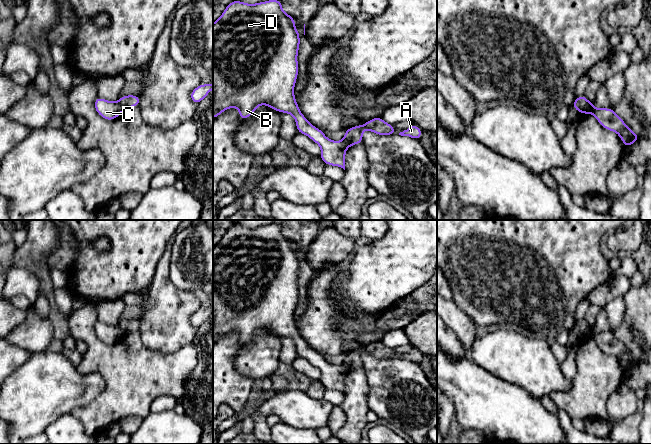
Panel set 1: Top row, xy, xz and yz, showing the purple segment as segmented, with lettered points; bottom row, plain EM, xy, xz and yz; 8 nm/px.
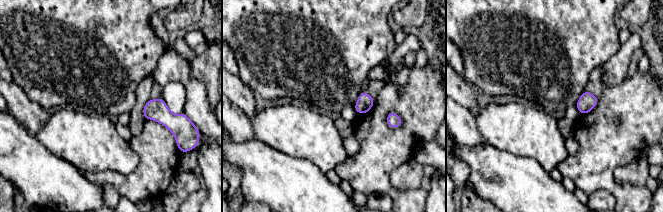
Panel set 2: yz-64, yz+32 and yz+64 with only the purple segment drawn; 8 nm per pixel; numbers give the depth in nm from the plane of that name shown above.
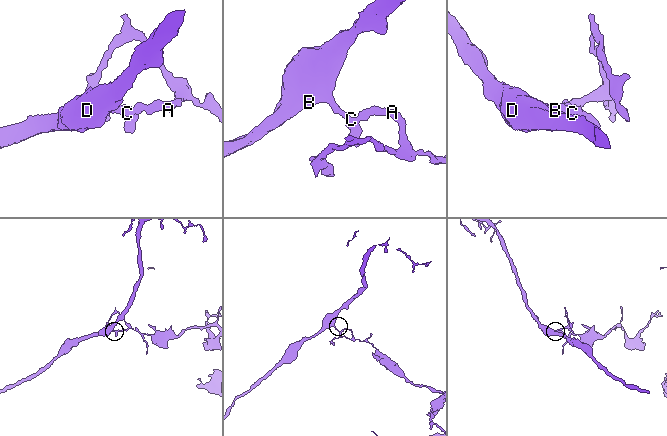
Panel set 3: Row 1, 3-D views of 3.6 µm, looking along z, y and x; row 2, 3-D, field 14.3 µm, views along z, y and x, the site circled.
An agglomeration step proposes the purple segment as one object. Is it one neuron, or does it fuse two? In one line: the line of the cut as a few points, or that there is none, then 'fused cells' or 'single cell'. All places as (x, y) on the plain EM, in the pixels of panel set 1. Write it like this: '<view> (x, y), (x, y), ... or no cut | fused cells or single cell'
yz (588, 325), (581, 337) | fused cells

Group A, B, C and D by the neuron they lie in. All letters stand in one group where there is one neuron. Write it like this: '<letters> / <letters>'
A / B C D

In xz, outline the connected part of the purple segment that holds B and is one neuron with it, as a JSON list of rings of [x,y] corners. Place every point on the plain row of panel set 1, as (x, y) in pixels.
[[[277,222],[266,226],[248,228],[233,224],[221,240],[213,247],[213,343],[231,331],[239,334],[243,346],[262,328],[280,337],[291,338],[296,345],[297,356],[305,358],[321,371],[321,383],[326,389],[338,390],[345,394],[345,378],[348,370],[343,365],[328,363],[324,356],[312,348],[301,337],[294,319],[298,301],[297,279],[300,259],[295,250],[296,243],[283,235]]]

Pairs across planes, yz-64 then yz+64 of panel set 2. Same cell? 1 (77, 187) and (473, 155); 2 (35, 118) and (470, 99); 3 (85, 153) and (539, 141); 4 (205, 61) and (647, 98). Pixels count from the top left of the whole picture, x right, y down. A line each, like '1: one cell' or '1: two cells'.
1: one cell
2: one cell
3: one cell
4: one cell

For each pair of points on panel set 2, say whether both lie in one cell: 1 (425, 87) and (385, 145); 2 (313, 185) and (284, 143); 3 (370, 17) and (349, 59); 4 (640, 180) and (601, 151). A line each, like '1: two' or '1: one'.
1: one
2: two
3: one
4: two

